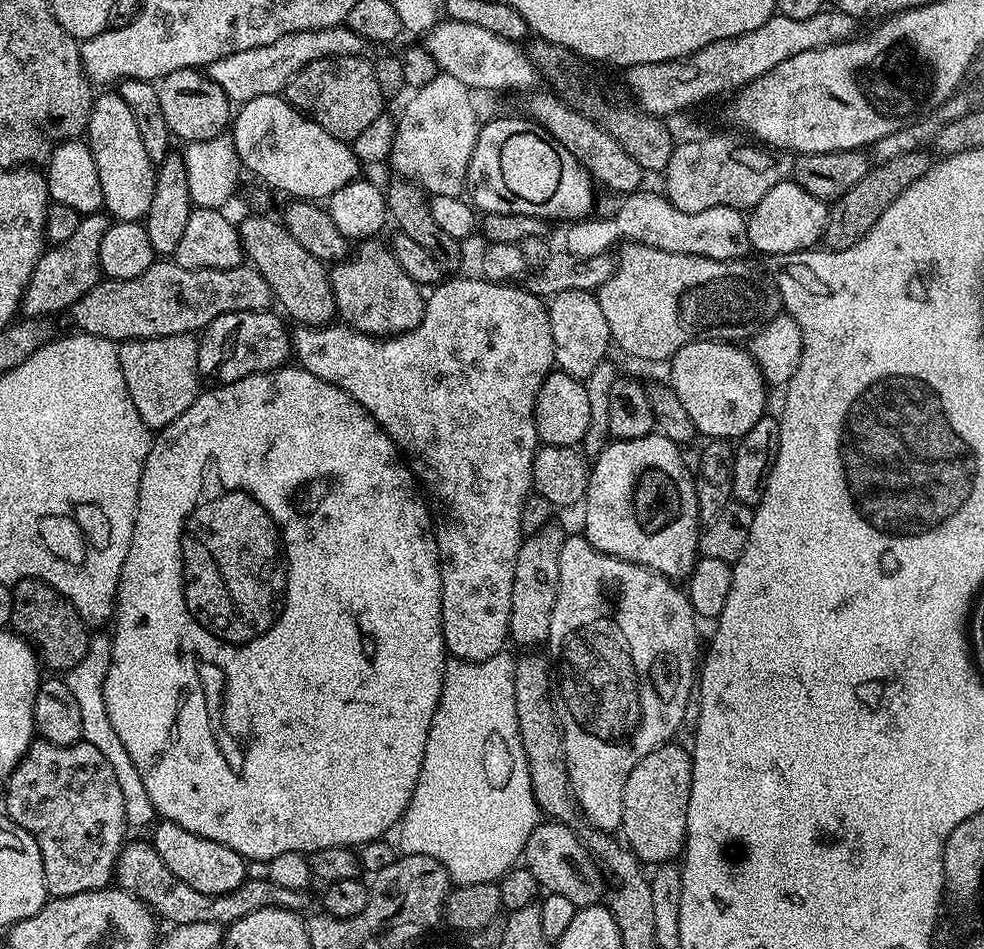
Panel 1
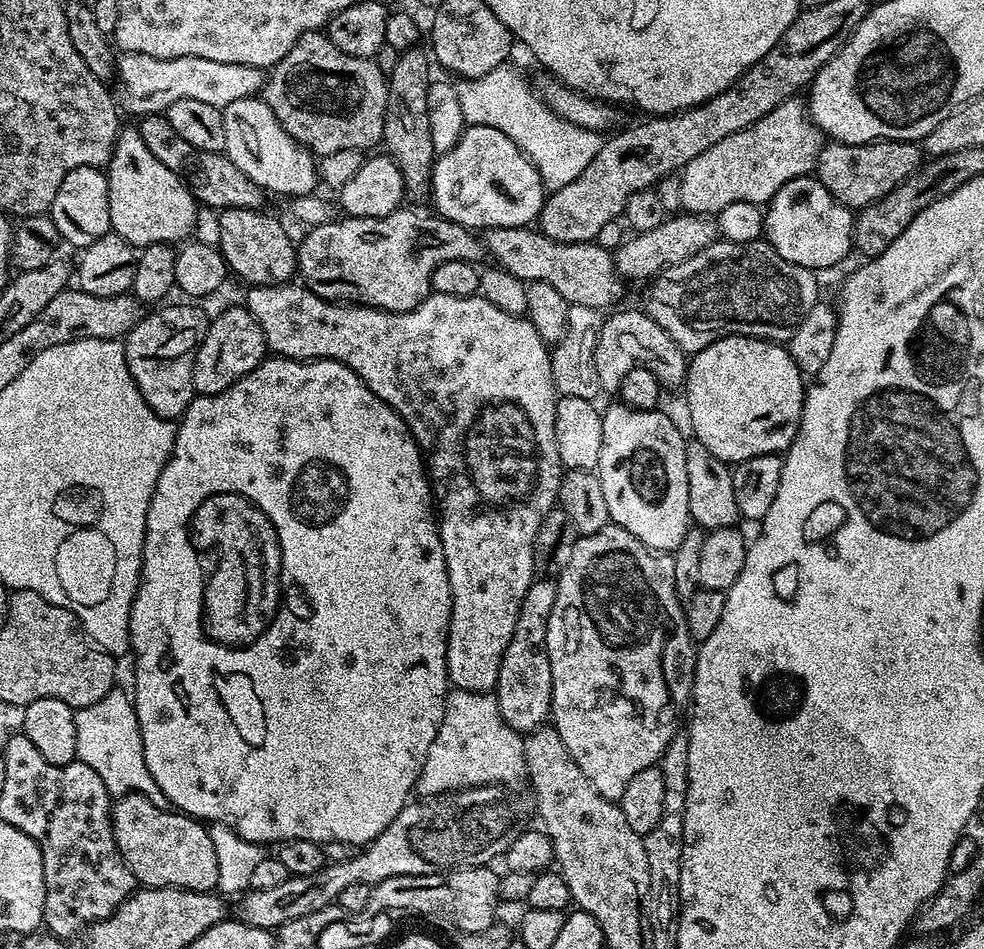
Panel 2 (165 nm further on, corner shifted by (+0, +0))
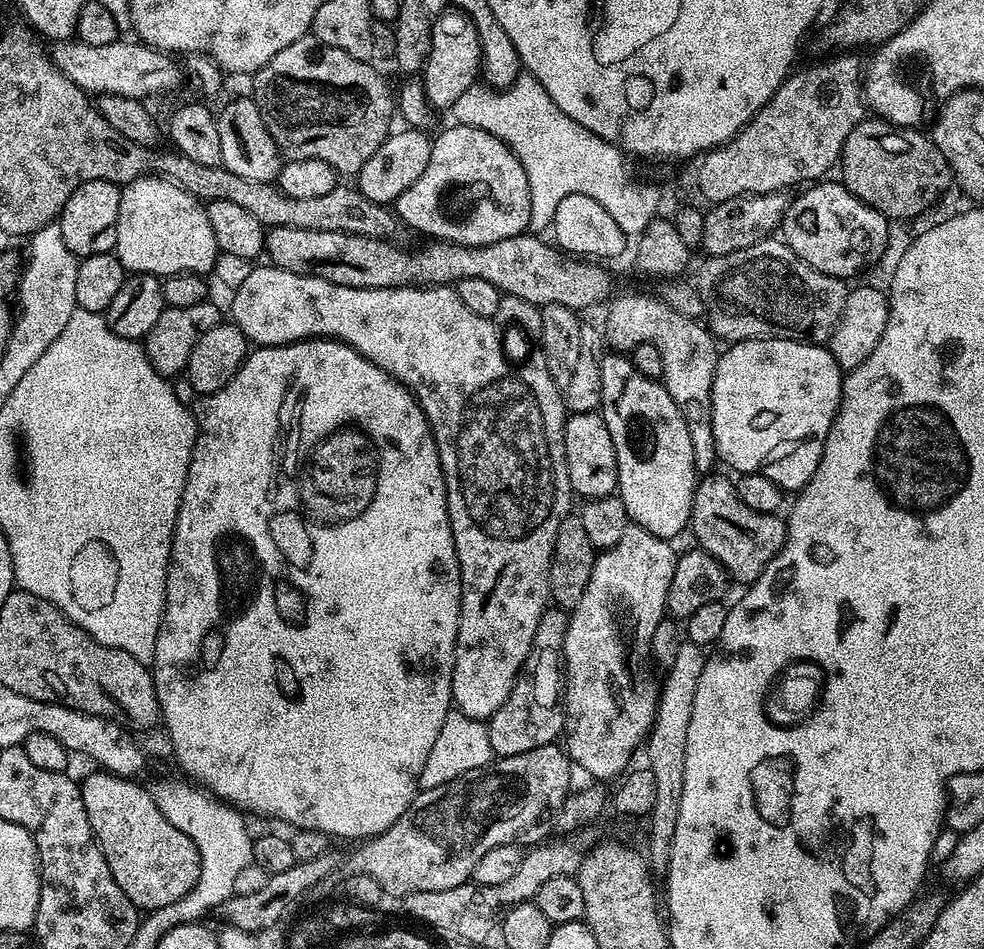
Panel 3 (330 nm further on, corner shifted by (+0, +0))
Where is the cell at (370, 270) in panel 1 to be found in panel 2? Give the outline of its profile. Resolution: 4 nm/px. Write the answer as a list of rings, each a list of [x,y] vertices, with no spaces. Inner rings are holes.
[[[401,206],[382,218],[345,215],[343,218],[331,220],[329,224],[308,228],[305,236],[298,240],[296,250],[296,271],[299,279],[304,287],[324,300],[359,304],[383,312],[414,310],[425,298],[433,295],[432,275],[442,261],[480,262],[486,256],[484,241],[473,229],[463,228],[458,222],[450,222],[439,214],[428,212],[411,212],[408,206]]]

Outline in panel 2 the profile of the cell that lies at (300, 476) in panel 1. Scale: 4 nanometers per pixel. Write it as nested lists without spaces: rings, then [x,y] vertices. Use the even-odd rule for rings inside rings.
[[[273,355],[265,358],[250,374],[246,374],[238,382],[234,382],[217,396],[195,395],[190,406],[179,417],[176,424],[176,437],[171,458],[166,462],[162,474],[158,474],[158,482],[154,486],[154,498],[150,502],[150,510],[146,514],[146,534],[144,535],[144,561],[140,567],[140,588],[130,608],[130,652],[136,655],[136,692],[134,703],[136,717],[142,734],[142,750],[146,758],[146,770],[150,770],[150,778],[158,782],[158,790],[166,794],[169,805],[175,811],[192,817],[193,820],[225,824],[242,838],[261,846],[279,845],[286,840],[309,840],[318,845],[326,842],[350,842],[357,846],[369,844],[375,836],[387,830],[388,824],[409,803],[418,778],[422,774],[422,766],[426,766],[426,754],[430,750],[430,742],[438,734],[438,726],[444,717],[444,701],[450,691],[448,683],[448,627],[452,613],[452,595],[450,594],[450,578],[446,570],[446,558],[442,554],[442,538],[438,516],[434,511],[434,493],[430,477],[426,471],[424,457],[412,437],[412,431],[406,422],[397,414],[354,370],[350,370],[337,360],[288,360],[284,356]]]

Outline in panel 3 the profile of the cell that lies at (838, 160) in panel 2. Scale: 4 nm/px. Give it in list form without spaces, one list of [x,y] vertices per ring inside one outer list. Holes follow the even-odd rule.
[[[865,118],[850,130],[850,138],[846,138],[840,151],[839,172],[839,179],[850,194],[892,222],[922,215],[954,180],[942,150],[925,133],[923,136],[916,128],[899,129],[879,118]]]

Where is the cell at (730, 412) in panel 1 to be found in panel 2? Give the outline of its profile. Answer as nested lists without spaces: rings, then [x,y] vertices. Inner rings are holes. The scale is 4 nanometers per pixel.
[[[724,336],[710,346],[691,353],[688,373],[682,385],[682,393],[688,399],[691,435],[702,442],[714,458],[723,460],[729,466],[738,465],[758,454],[780,454],[787,450],[800,426],[805,391],[805,373],[794,362],[787,347],[774,340],[761,340],[759,336]]]

